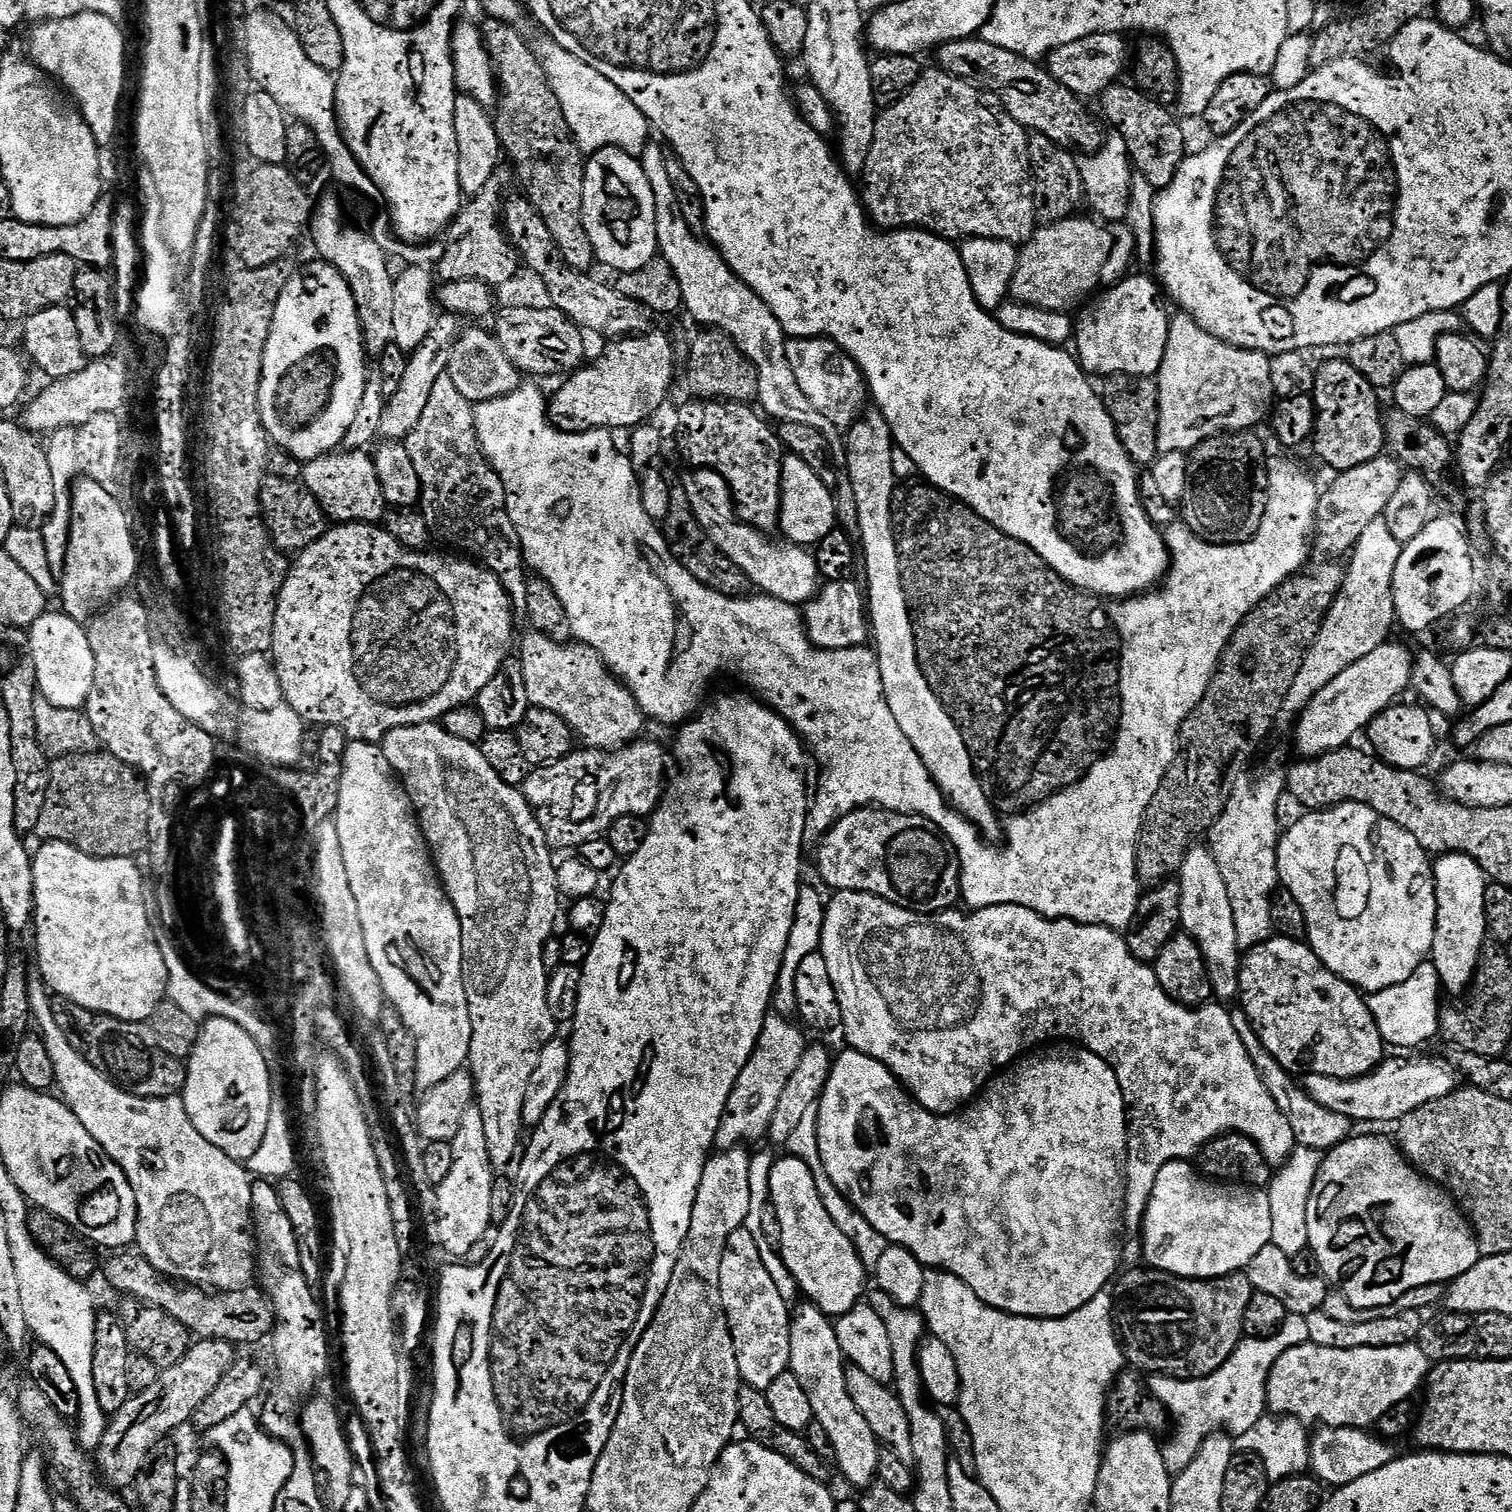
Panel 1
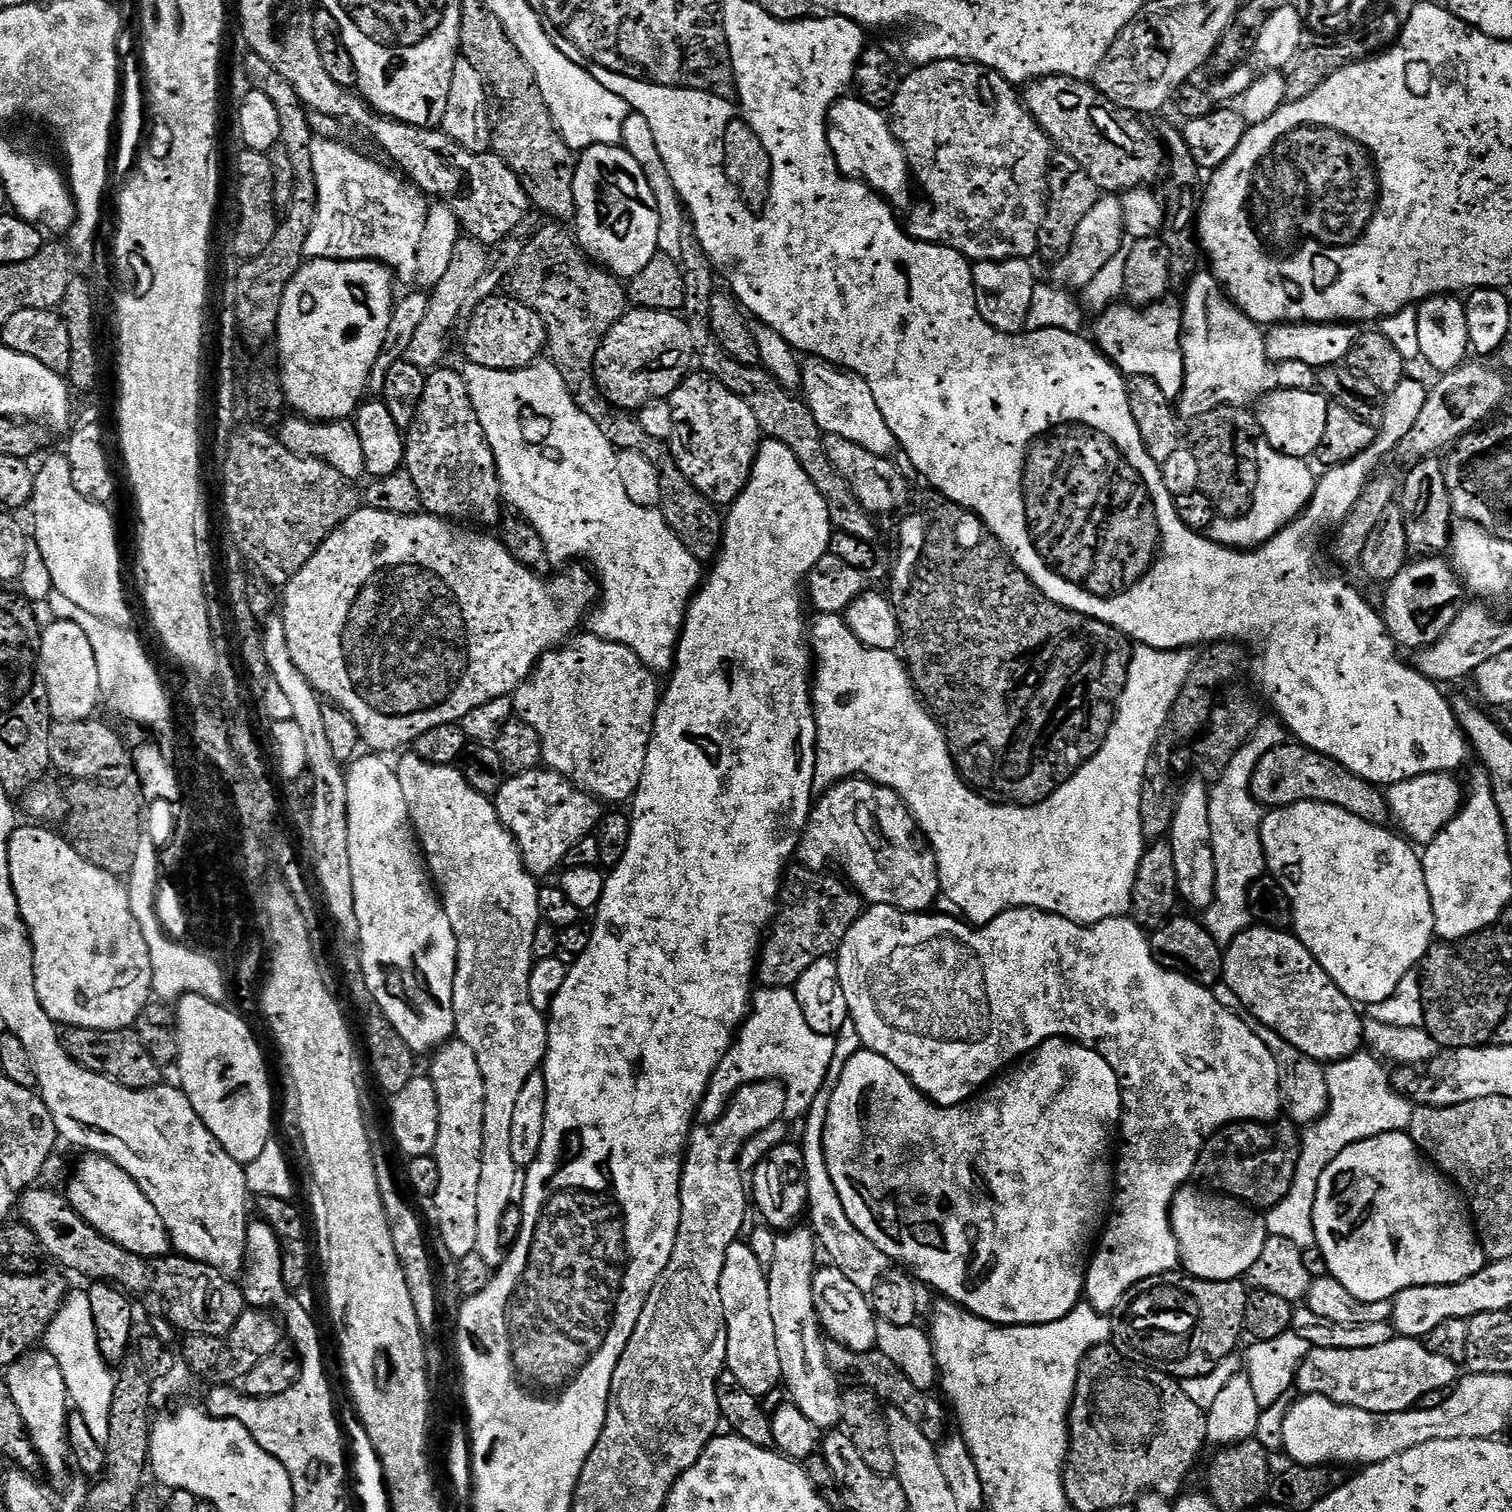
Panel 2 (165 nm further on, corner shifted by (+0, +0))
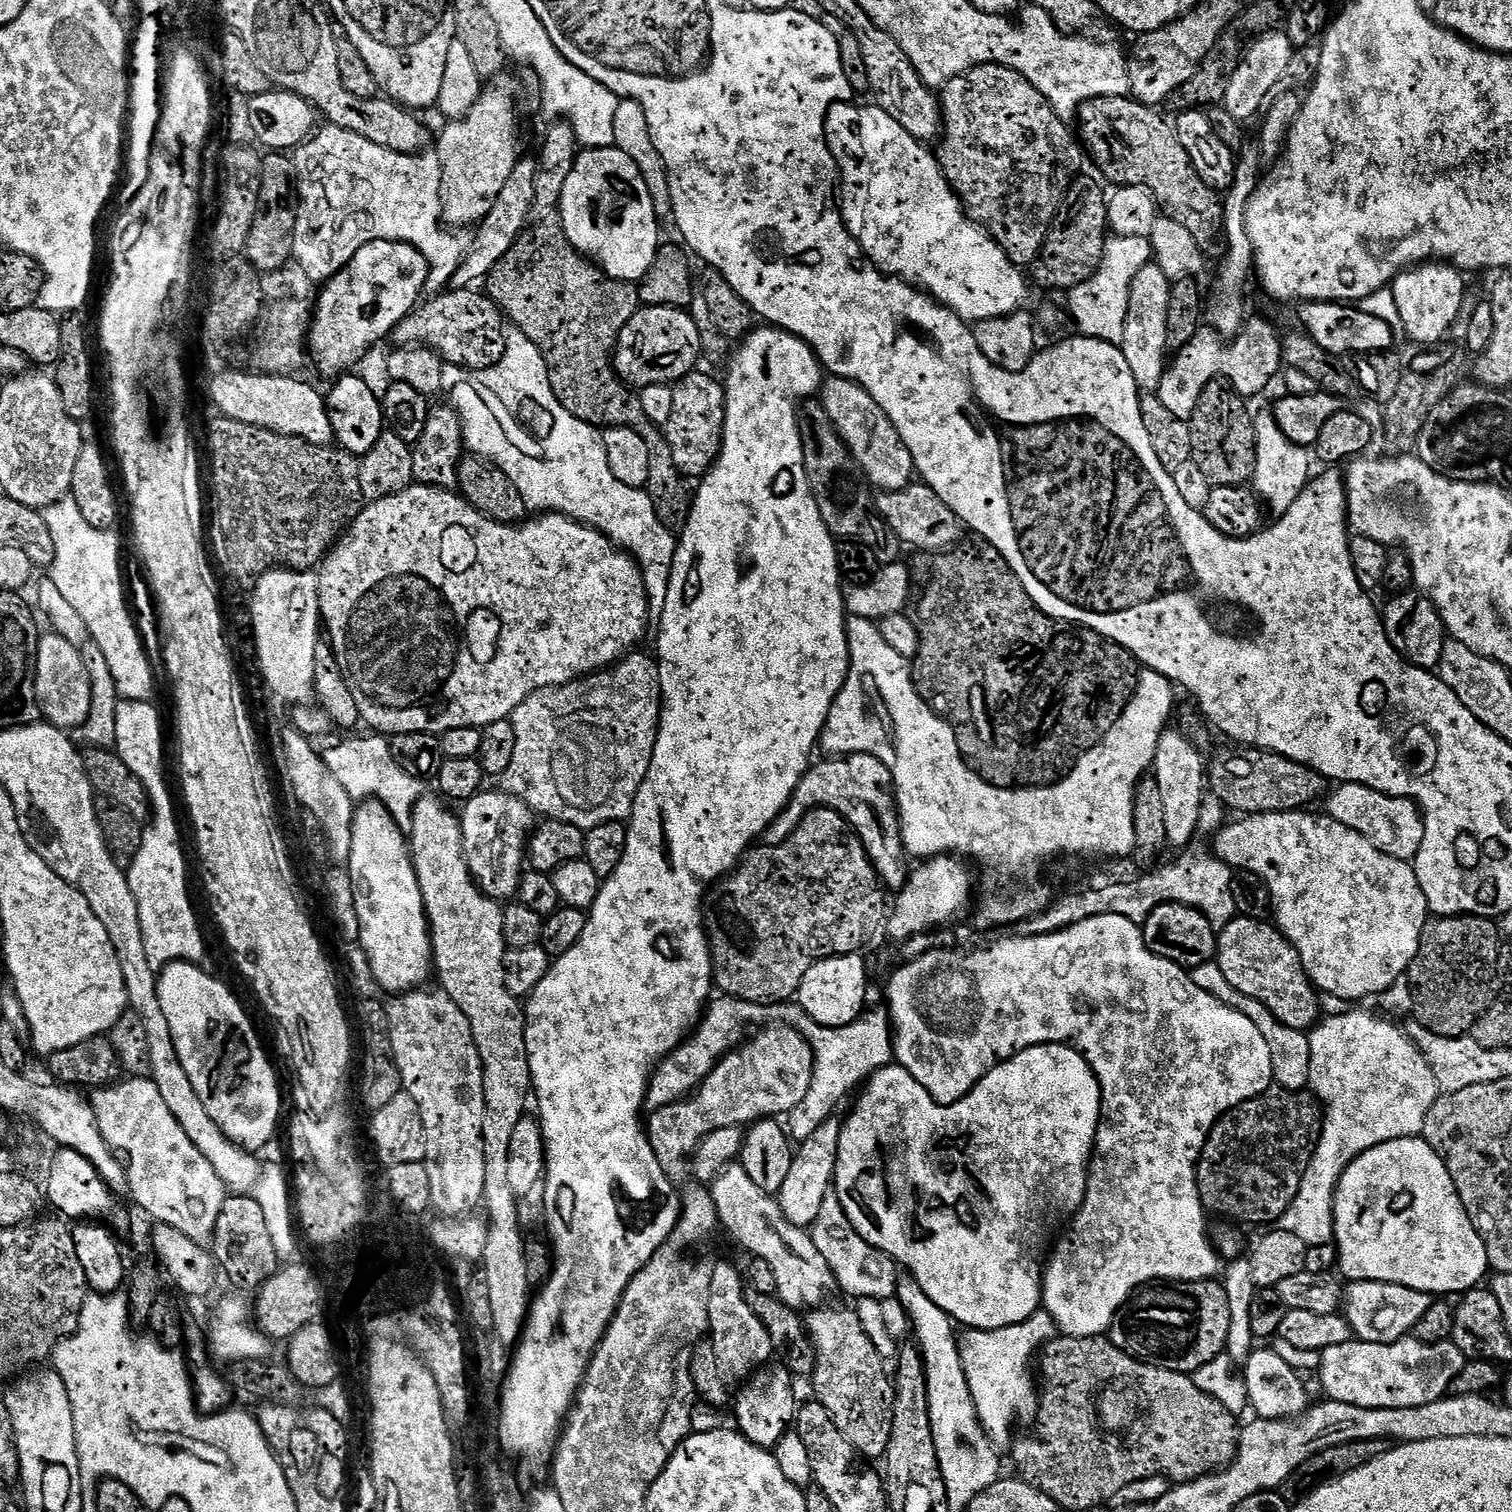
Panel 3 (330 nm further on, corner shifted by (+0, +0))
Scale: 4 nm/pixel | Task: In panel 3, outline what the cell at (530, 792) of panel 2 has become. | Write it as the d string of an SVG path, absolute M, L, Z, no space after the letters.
M481 790L465 800L459 813L464 839L464 857L476 885L497 902L508 902L520 891L520 877L526 871L528 838L538 824L532 807L506 791Z

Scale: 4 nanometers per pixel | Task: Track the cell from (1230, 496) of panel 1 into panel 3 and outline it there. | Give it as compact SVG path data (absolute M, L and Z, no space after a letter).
M1223 378L1211 380L1198 398L1198 406L1191 418L1192 461L1202 469L1202 474L1213 486L1244 486L1249 483L1256 469L1256 422L1253 413L1248 413L1245 397L1232 389L1232 383Z

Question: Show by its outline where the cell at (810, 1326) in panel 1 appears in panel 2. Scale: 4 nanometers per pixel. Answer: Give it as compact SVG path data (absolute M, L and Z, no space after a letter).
M804 1226L801 1232L797 1230L784 1230L776 1237L777 1245L775 1247L775 1259L773 1265L768 1269L768 1289L770 1290L770 1315L774 1318L774 1334L778 1337L778 1358L782 1358L782 1374L784 1379L782 1381L783 1387L788 1387L791 1403L798 1406L798 1410L802 1410L802 1414L806 1414L806 1418L810 1418L810 1422L814 1422L814 1426L818 1426L821 1430L832 1430L837 1427L844 1419L844 1398L842 1395L841 1377L838 1376L831 1368L830 1362L827 1360L827 1343L826 1333L820 1326L820 1314L816 1310L816 1299L814 1298L814 1278L818 1271L818 1263L816 1264L816 1252L818 1253L818 1241L815 1232L811 1227Z

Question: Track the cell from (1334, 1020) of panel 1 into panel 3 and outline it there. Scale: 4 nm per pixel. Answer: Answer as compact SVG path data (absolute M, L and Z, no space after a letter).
M1237 915L1218 932L1218 963L1226 982L1250 998L1258 998L1278 1022L1308 1030L1321 1019L1318 989L1306 974L1298 954L1280 929L1262 920Z

